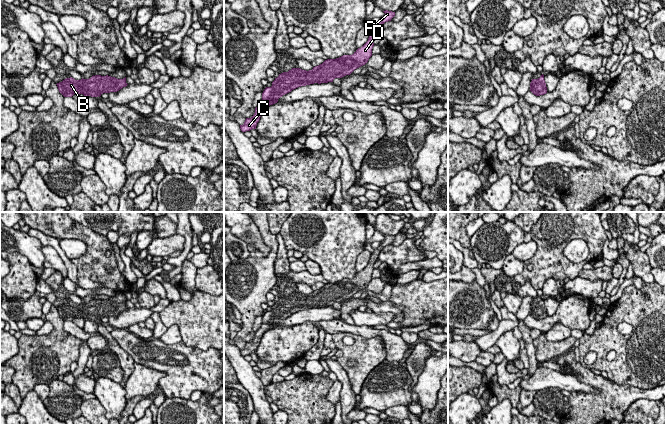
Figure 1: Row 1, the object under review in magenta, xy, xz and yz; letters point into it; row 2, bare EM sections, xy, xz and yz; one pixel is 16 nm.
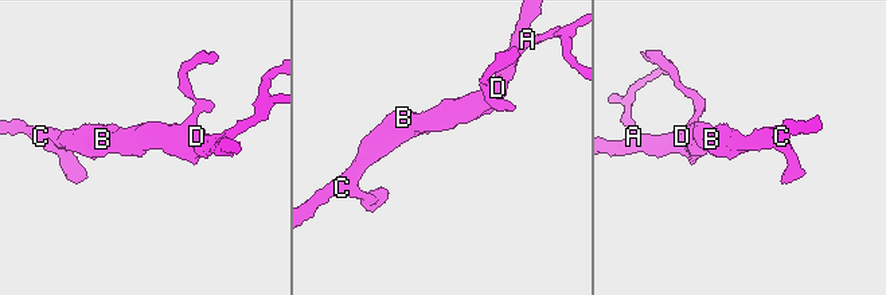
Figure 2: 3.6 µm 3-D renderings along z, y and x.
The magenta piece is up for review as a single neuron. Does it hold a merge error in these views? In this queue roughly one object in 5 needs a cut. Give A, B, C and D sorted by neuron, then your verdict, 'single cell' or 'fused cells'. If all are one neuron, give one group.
A B C D | single cell

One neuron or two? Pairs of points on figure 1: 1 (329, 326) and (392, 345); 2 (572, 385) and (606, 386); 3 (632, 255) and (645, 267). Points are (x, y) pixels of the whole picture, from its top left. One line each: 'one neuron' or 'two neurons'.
1: one neuron
2: two neurons
3: one neuron

